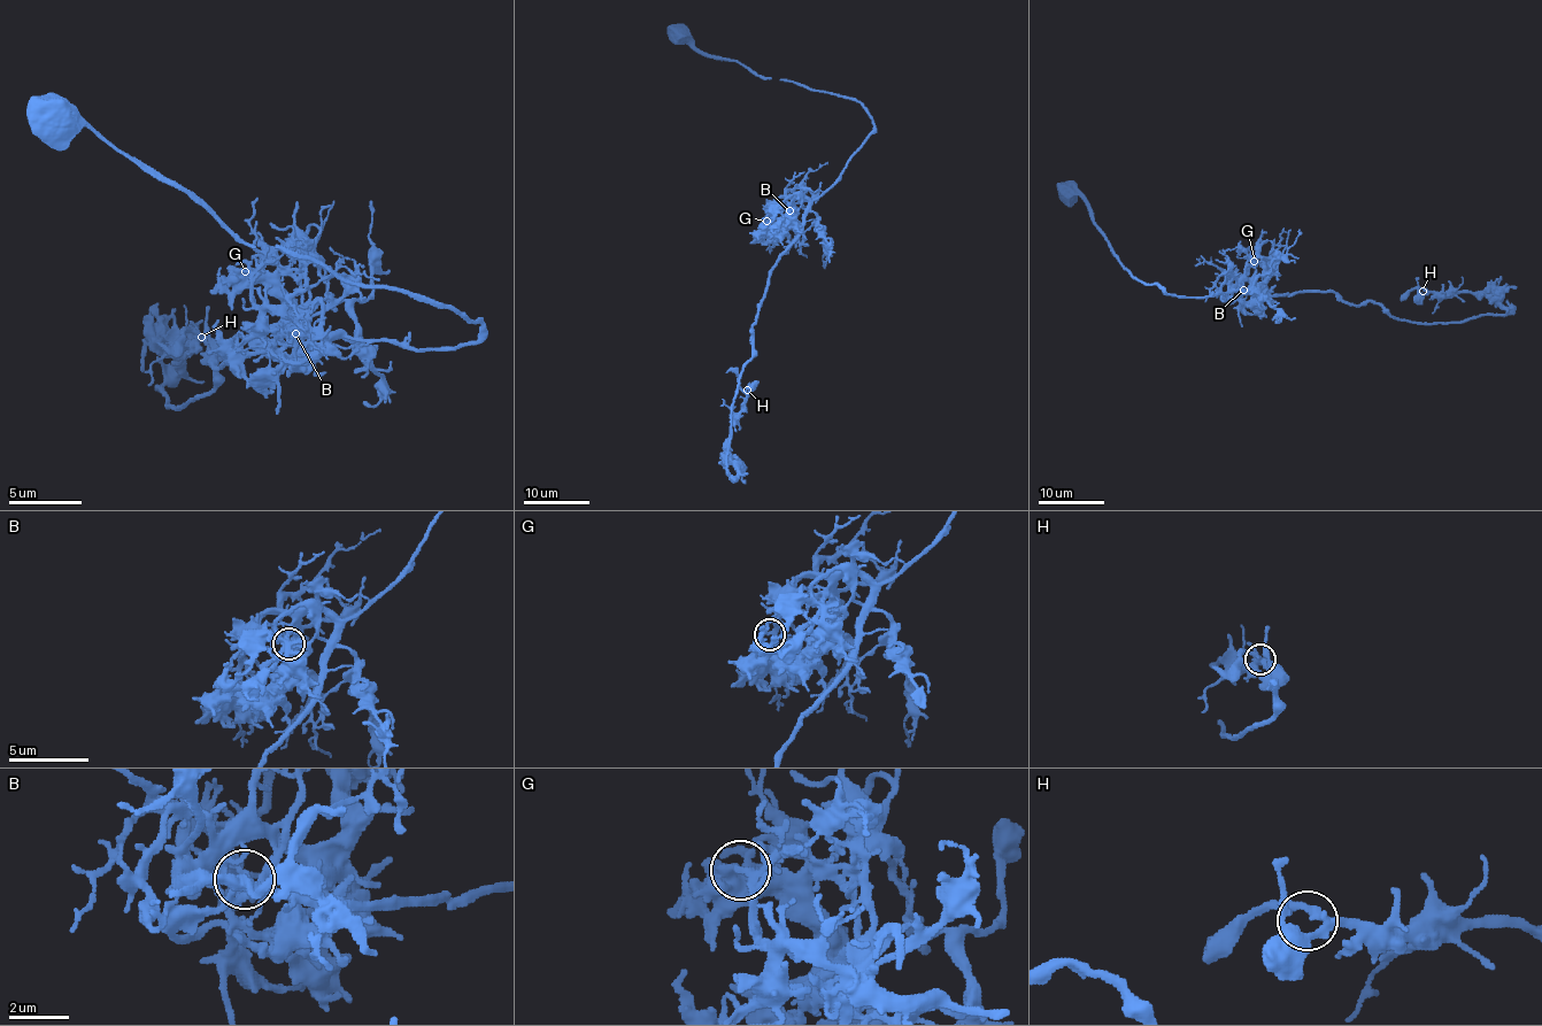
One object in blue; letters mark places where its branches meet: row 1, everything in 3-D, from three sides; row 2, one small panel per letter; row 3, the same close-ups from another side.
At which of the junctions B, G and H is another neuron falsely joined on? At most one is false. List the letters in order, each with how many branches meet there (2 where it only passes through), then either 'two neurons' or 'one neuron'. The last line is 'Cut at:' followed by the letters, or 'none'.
B: 3 | two neurons
G: 3 | one neuron
H: 3 | one neuron
Cut at: B

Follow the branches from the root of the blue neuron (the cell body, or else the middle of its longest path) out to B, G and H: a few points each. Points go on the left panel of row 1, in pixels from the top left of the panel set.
B: (52, 117), (37, 117), (77, 114), (253, 245), (285, 245), (483, 325), (456, 347), (297, 333)
G: (52, 117), (245, 241), (483, 333), (303, 333), (245, 271)
H: (52, 117), (253, 245), (483, 325), (456, 347), (238, 337), (216, 384), (169, 406), (161, 340), (201, 337)

